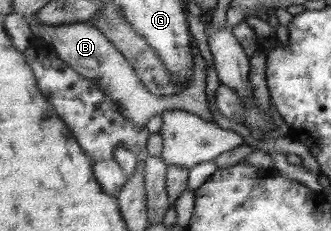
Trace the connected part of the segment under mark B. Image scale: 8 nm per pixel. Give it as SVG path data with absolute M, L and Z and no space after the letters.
M77 23L77 25L62 25L62 26L41 26L37 30L37 37L40 37L45 41L55 47L58 55L69 63L76 71L79 71L85 78L92 80L95 84L99 85L104 93L109 98L113 98L113 102L119 106L119 112L122 112L128 119L131 119L138 127L146 127L149 119L157 113L165 113L169 110L181 110L181 112L195 113L198 114L202 119L206 121L213 122L211 112L209 111L209 102L207 102L207 62L201 54L201 50L197 48L197 42L193 41L192 53L194 54L194 69L192 72L195 74L194 78L188 82L186 89L179 91L178 94L168 95L167 97L163 95L155 95L143 84L143 81L139 78L136 70L133 68L131 62L129 62L123 53L115 46L107 36L103 34L103 31L99 30L98 27L89 25L87 23Z

